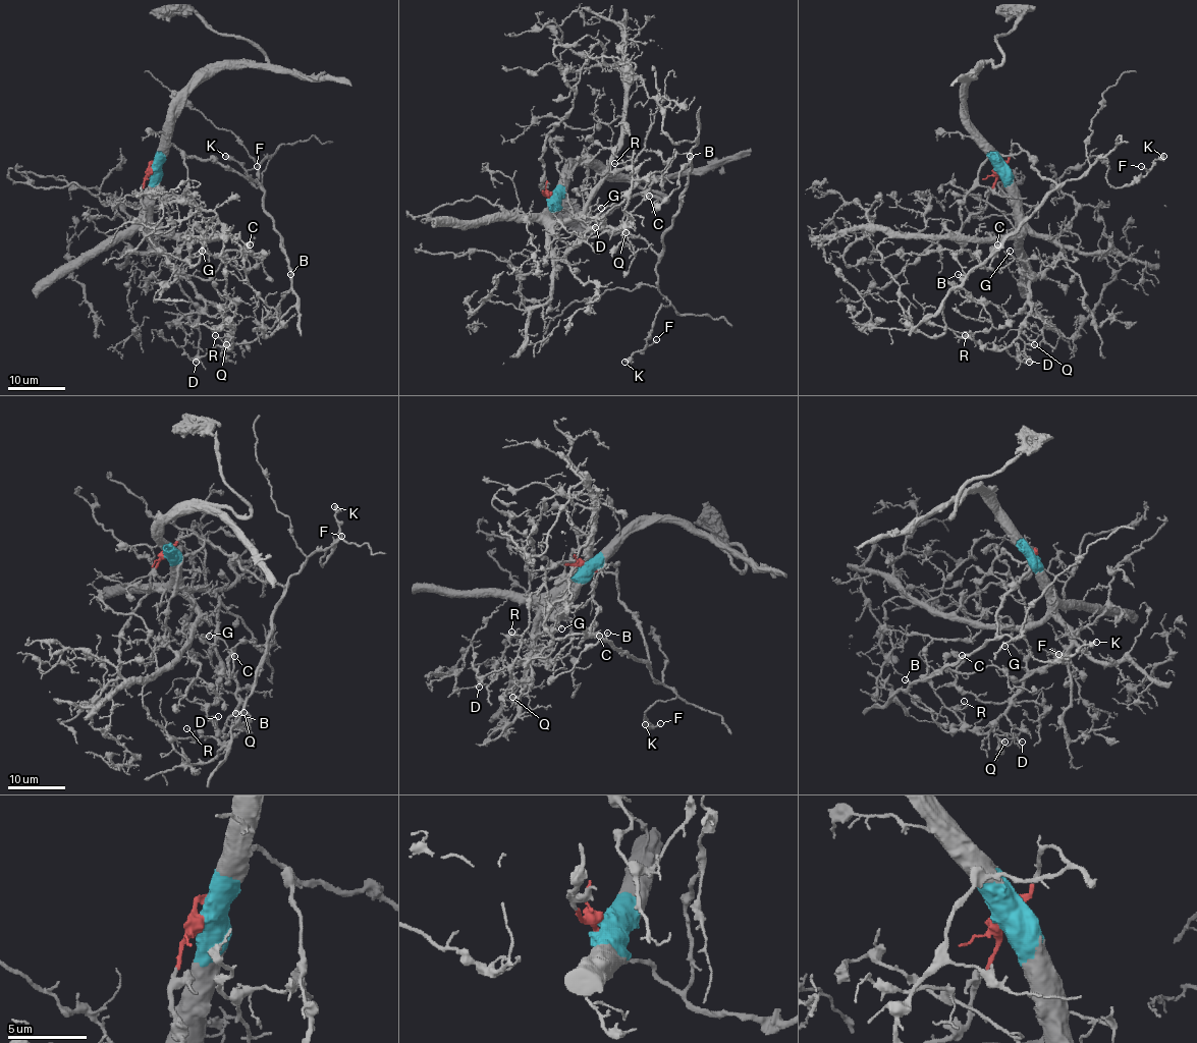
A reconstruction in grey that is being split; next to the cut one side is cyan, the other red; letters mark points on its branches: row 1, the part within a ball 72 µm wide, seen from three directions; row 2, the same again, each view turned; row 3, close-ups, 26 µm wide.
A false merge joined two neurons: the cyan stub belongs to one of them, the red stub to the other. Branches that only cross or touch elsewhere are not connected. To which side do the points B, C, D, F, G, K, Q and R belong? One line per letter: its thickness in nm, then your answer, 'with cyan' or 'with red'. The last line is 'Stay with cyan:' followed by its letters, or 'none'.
B: calibre 160 nm; with red
C: calibre 220 nm; with cyan
D: calibre 170 nm; with cyan
F: calibre 140 nm; with red
G: calibre 140 nm; with cyan
K: calibre 480 nm; with red
Q: calibre 120 nm; with cyan
R: calibre 130 nm; with cyan
Stay with cyan: C, D, G, Q, R

